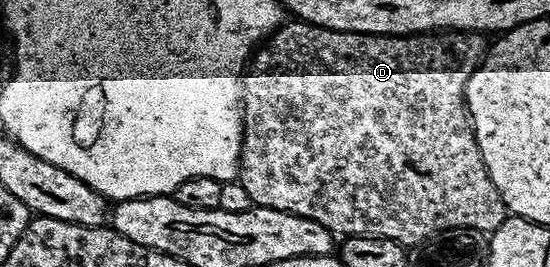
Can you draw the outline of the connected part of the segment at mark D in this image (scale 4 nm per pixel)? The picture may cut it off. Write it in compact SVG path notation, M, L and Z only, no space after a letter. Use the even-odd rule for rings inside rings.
M289 19L282 29L281 26L274 28L267 38L267 43L262 44L252 54L244 70L245 78L242 76L239 81L243 126L239 182L249 194L252 204L271 207L275 211L287 211L291 215L303 215L303 219L315 219L315 223L323 223L323 227L342 238L382 237L406 247L419 245L428 237L435 237L446 229L477 229L483 234L492 234L493 230L505 222L507 210L497 185L491 183L487 163L483 163L479 143L473 134L469 110L465 108L467 79L471 79L471 75L481 63L485 49L483 41L484 38L480 34L472 31L442 31L411 37L340 33L296 19Z

